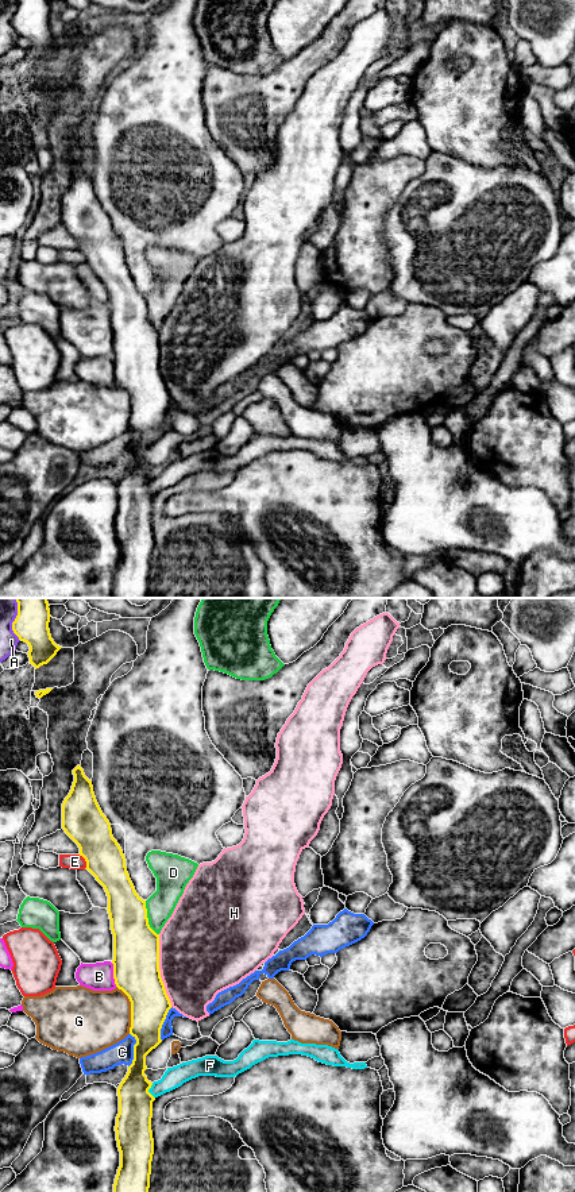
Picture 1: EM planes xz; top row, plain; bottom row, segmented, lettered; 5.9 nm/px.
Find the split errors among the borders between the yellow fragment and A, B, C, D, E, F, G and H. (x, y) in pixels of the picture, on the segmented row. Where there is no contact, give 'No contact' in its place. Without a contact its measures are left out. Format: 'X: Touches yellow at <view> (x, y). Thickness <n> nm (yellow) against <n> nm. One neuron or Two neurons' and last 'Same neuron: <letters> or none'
A: Touches yellow at xz (15, 620). Thickness 200 nm (yellow) against 110 nm. Two neurons
B: Touches yellow at xz (114, 975). Thickness 280 nm (yellow) against 170 nm. Two neurons
C: Touches yellow at xz (134, 1050). Thickness 220 nm (yellow) against 130 nm. Two neurons
D: Touches yellow at xz (147, 918). Thickness 280 nm (yellow) against 180 nm. Two neurons
E: Touches yellow at xz (85, 860). Thickness 260 nm (yellow) against 100 nm. Two neurons
F: Touches yellow at xz (147, 1091). Thickness 220 nm (yellow) against 120 nm. Two neurons
G: Touches yellow at xz (131, 1010). Thickness 280 nm (yellow) against 360 nm. Two neurons
H: Touches yellow at xz (159, 971). Thickness 280 nm (yellow) against 480 nm. Two neurons
Same neuron: none

